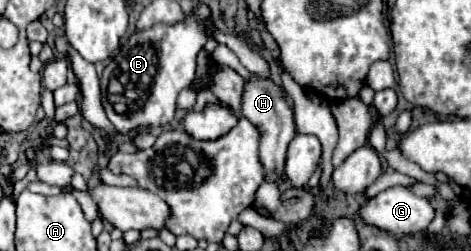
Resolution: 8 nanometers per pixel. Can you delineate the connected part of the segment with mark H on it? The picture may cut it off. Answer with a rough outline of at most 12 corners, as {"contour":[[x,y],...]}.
{"contour":[[250,74],[240,112],[260,130],[266,182],[282,184],[294,114],[272,78]]}

